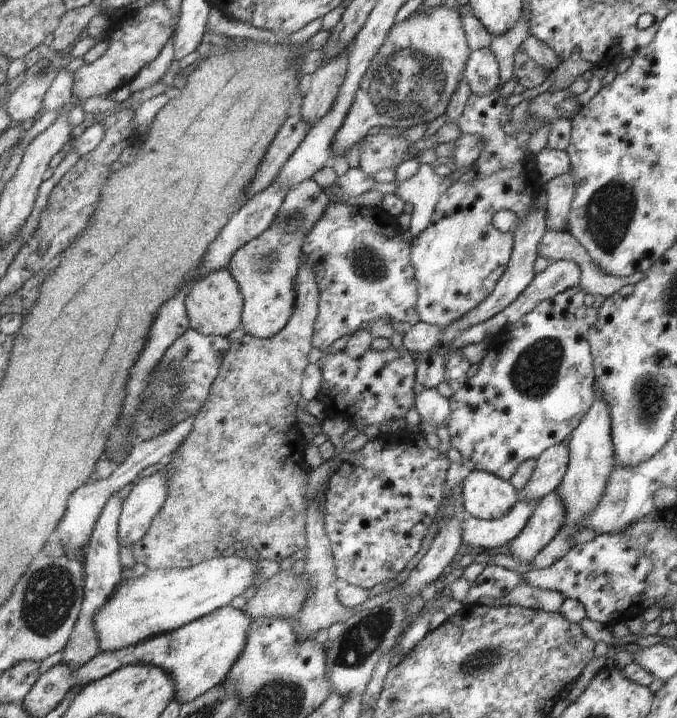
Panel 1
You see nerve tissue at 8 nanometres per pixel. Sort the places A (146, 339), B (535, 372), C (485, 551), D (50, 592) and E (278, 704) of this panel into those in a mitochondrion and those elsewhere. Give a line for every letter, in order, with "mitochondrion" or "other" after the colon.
A: other
B: mitochondrion
C: other
D: mitochondrion
E: mitochondrion

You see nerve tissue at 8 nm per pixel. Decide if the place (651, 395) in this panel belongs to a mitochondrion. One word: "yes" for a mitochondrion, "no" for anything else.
yes

